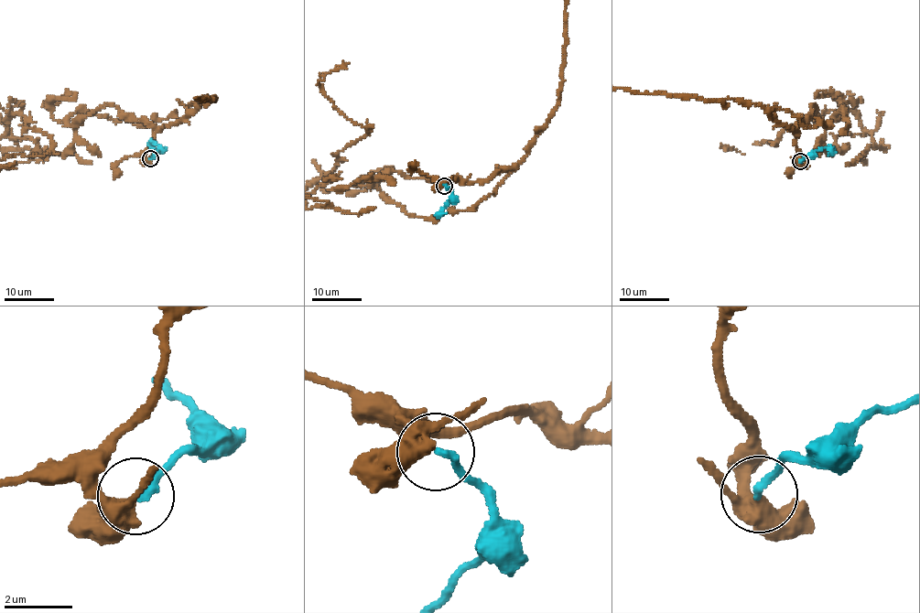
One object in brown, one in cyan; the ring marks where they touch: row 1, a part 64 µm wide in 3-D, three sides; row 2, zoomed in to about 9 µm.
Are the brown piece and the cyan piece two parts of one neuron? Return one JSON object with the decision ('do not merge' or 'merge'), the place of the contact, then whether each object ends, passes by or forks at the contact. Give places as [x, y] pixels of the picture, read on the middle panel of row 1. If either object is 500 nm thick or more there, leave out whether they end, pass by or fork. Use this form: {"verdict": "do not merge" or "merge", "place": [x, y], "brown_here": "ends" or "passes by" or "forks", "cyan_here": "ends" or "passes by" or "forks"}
{"verdict": "merge", "place": [444, 186], "brown_here": "forks", "cyan_here": "ends"}

